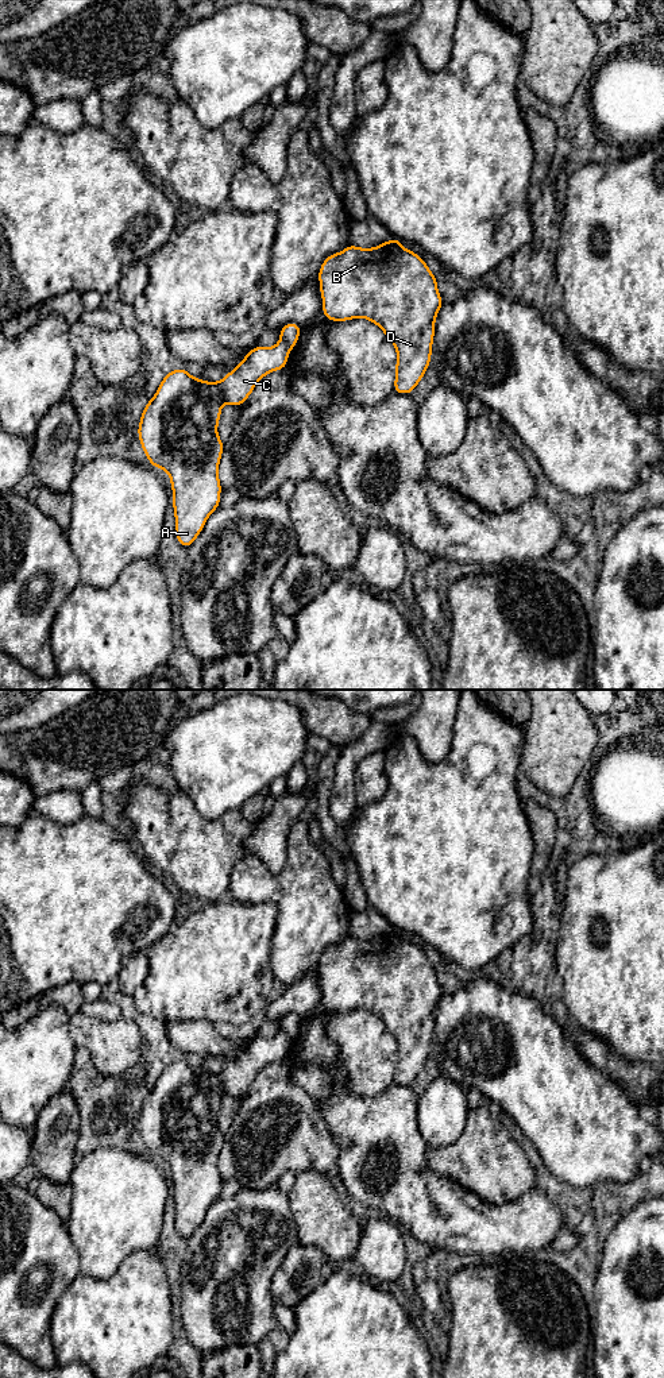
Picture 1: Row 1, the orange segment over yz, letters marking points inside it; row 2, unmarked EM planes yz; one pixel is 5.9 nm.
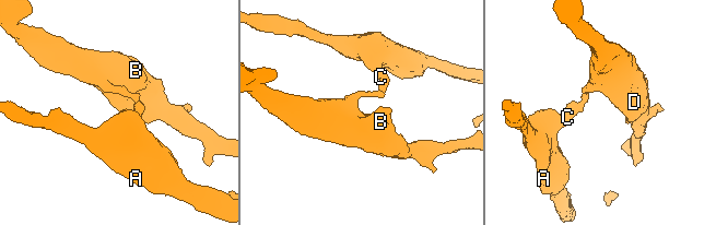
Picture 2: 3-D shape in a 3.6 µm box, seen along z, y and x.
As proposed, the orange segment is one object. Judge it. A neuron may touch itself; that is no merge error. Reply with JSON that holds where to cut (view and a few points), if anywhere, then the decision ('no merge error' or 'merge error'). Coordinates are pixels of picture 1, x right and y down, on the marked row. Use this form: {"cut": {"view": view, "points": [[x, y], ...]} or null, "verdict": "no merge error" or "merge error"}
{"cut": {"view": "yz", "points": [[281, 339], [290, 348]]}, "verdict": "merge error"}

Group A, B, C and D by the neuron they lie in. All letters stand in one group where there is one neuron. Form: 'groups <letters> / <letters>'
groups A C / B D

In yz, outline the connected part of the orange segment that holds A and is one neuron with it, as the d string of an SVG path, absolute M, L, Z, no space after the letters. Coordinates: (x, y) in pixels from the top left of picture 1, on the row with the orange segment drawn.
M285 340L274 347L256 346L219 382L202 382L179 367L165 375L157 393L143 408L136 433L150 464L169 474L175 539L184 548L188 549L194 543L208 517L220 506L223 486L219 480L219 463L224 444L217 435L217 425L223 404L242 406L260 378L285 370L290 350Z

